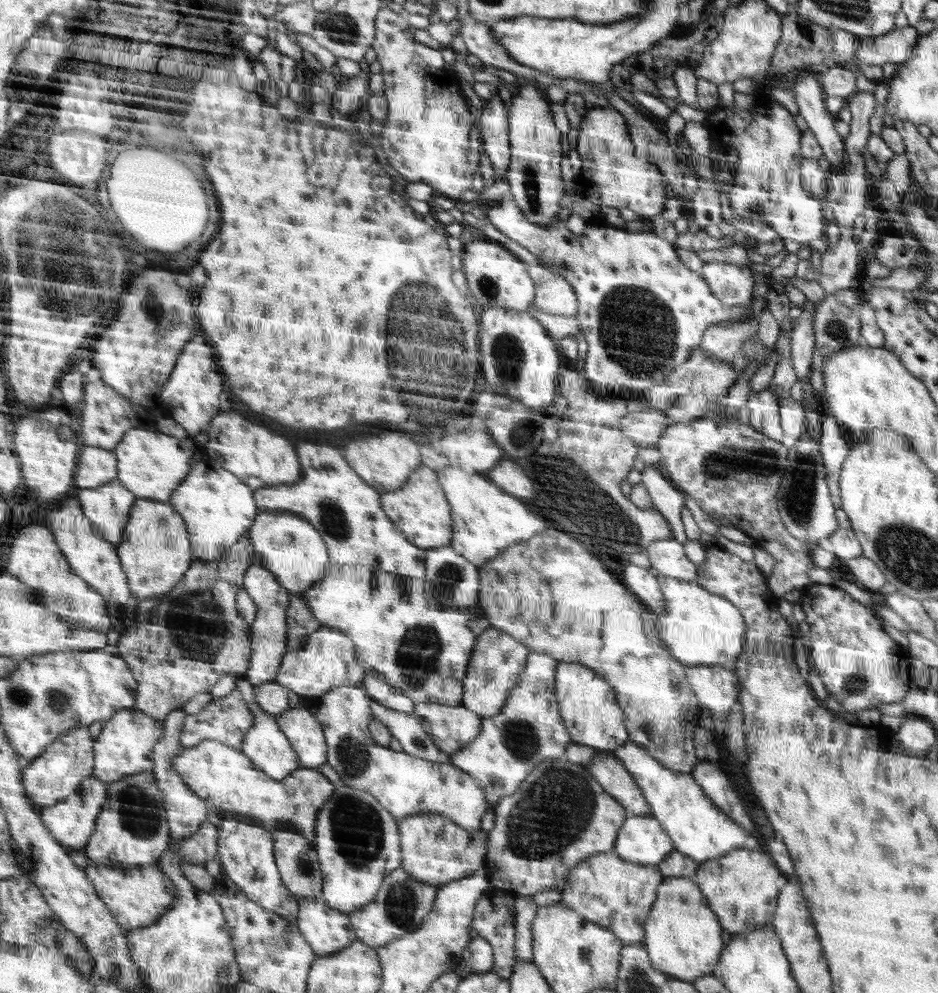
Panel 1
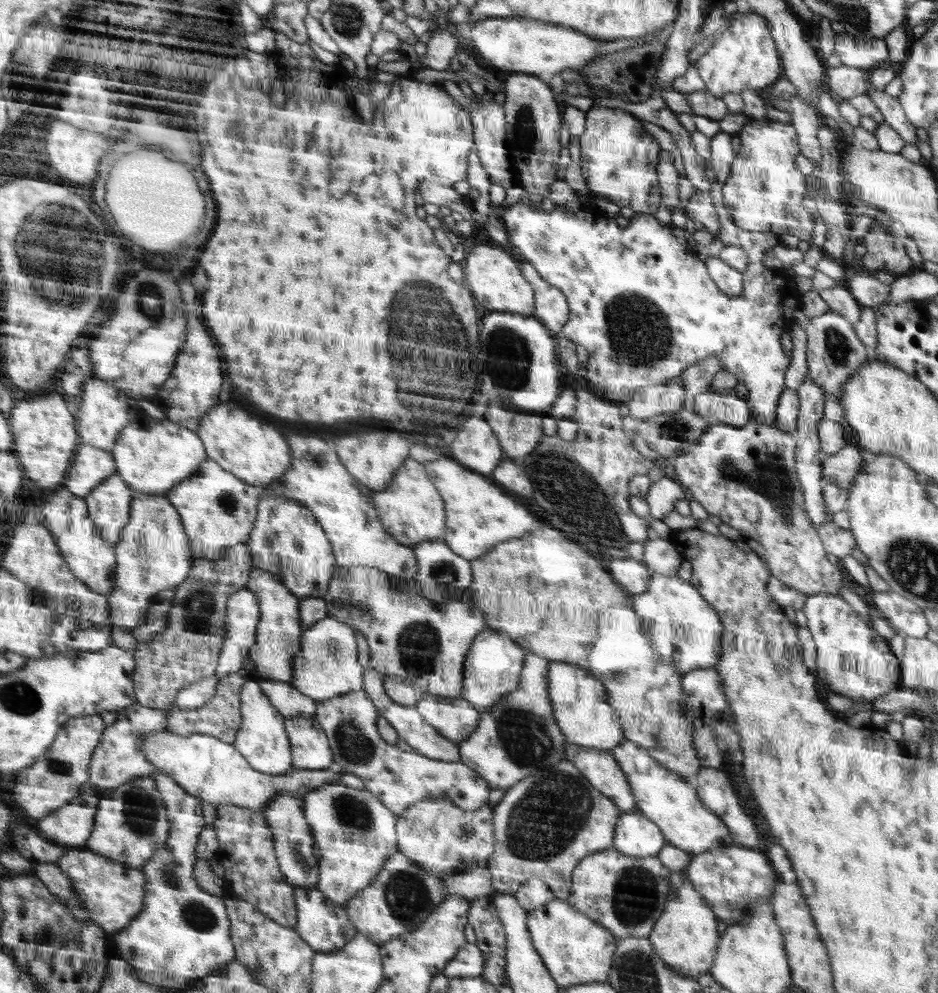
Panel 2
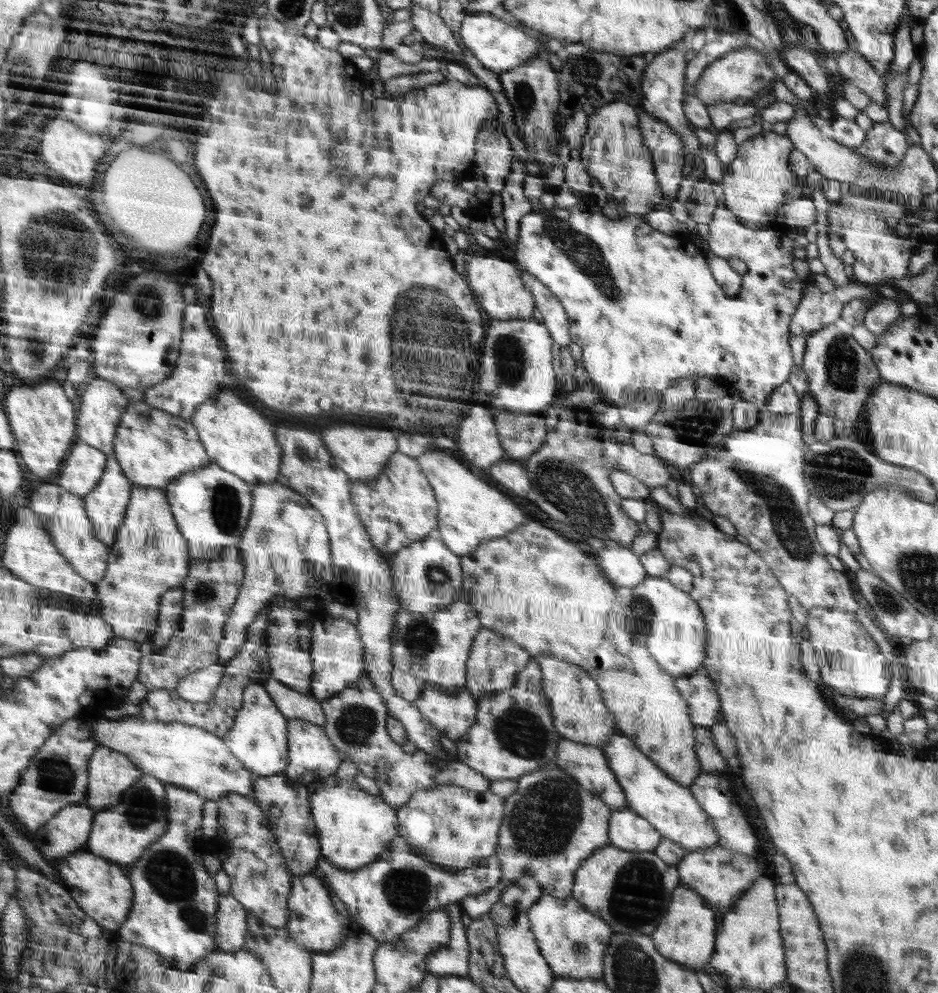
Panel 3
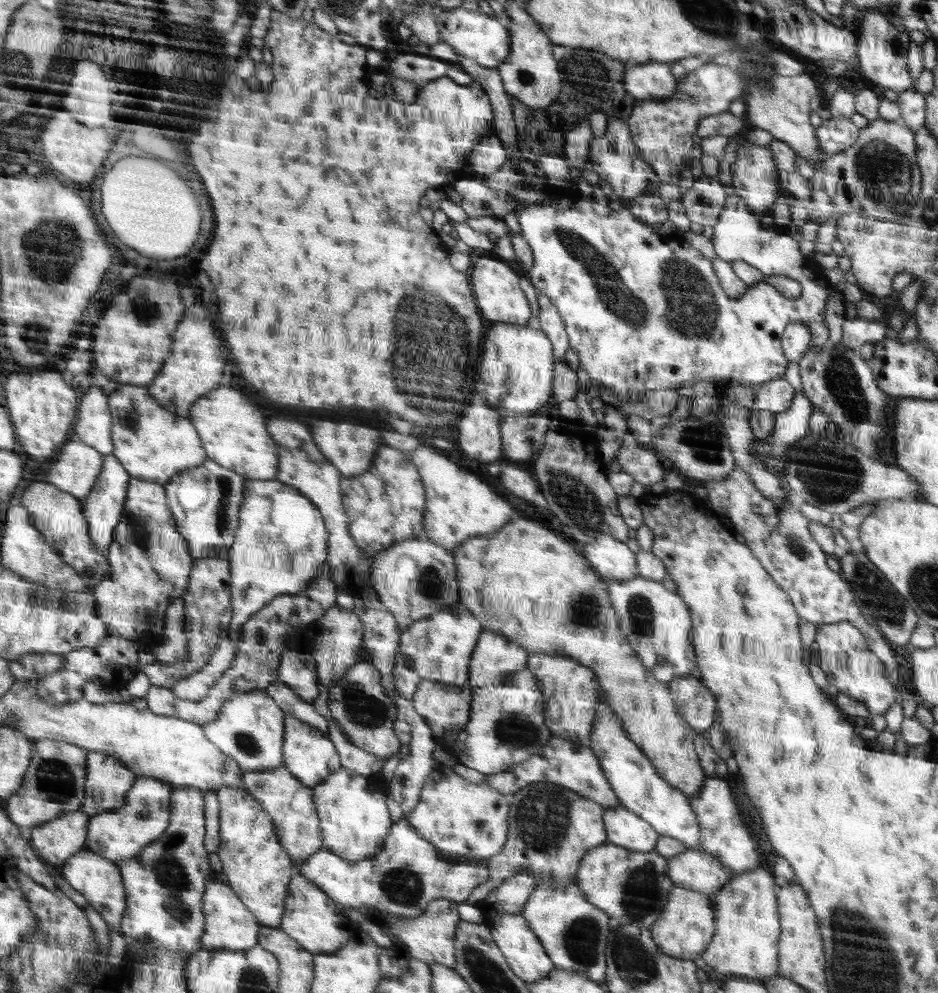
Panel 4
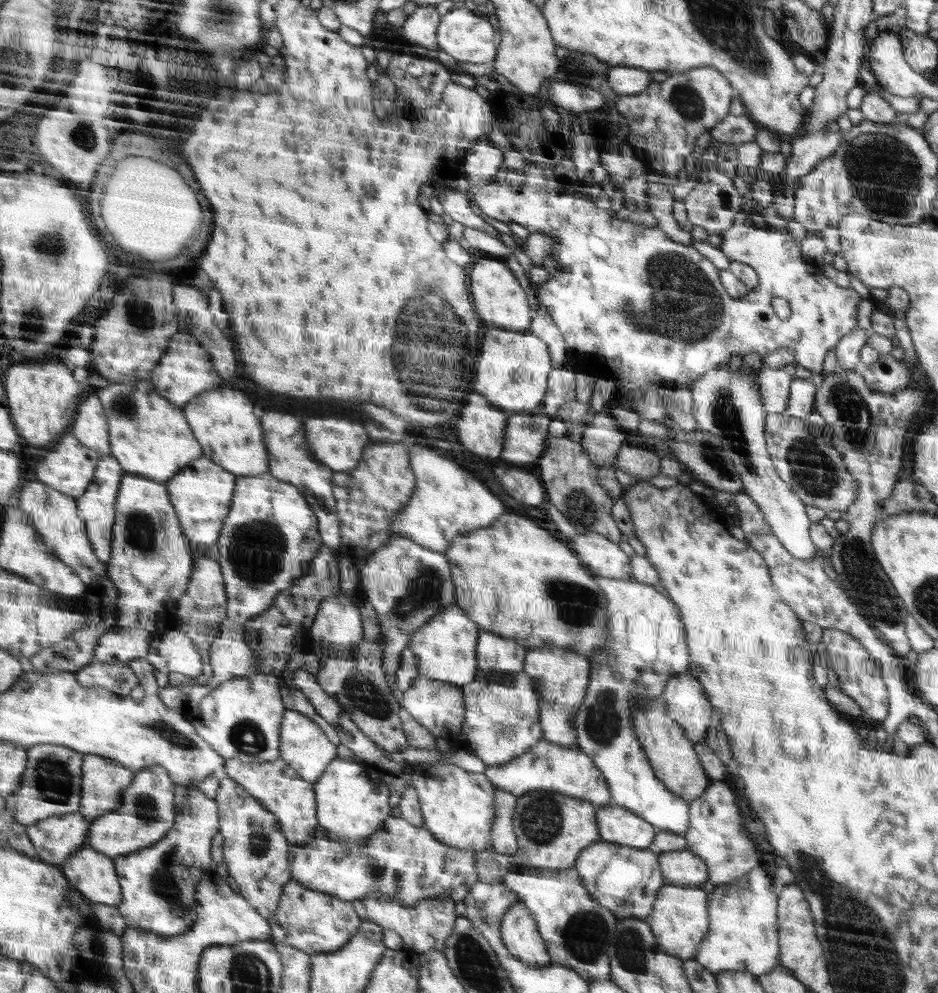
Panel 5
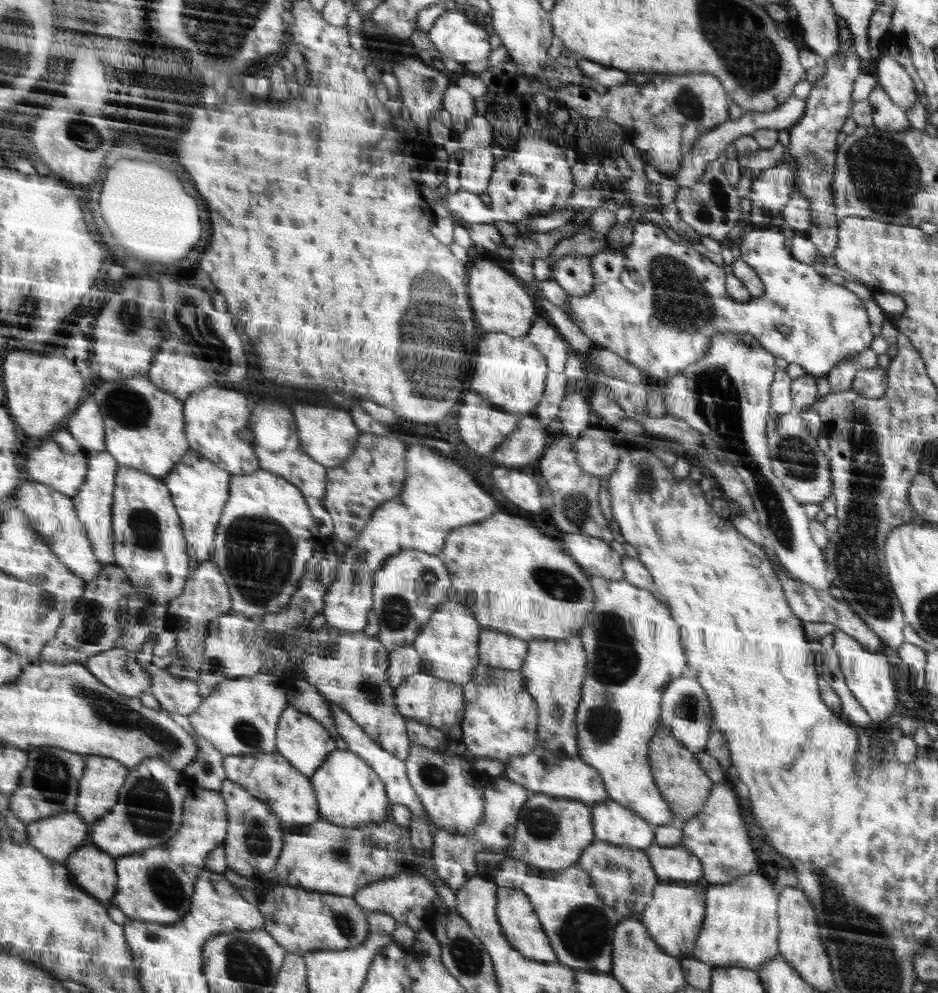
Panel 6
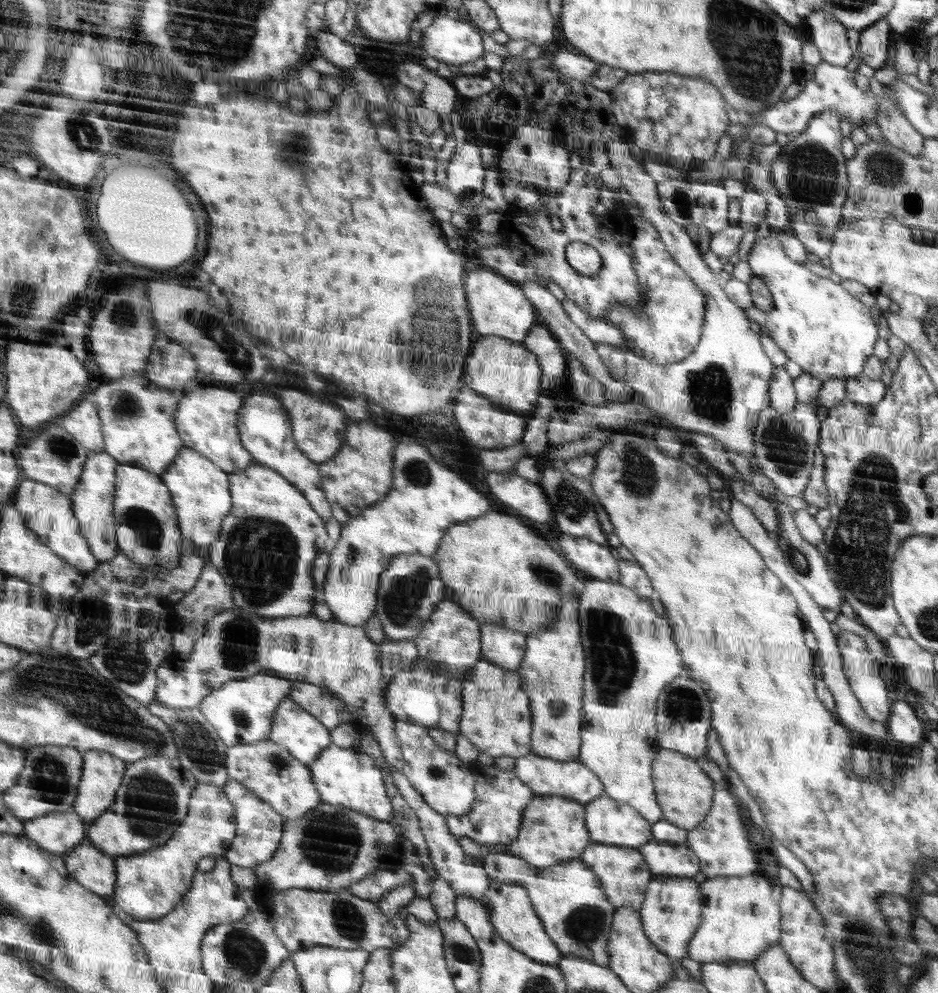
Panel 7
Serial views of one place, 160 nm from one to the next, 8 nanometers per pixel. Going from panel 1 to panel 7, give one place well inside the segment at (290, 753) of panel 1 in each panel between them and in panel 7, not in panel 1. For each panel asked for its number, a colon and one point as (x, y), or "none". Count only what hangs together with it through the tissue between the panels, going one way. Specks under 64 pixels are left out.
2: (262, 738)
3: (258, 738)
4: (251, 728)
5: (242, 719)
6: (241, 716)
7: (242, 711)

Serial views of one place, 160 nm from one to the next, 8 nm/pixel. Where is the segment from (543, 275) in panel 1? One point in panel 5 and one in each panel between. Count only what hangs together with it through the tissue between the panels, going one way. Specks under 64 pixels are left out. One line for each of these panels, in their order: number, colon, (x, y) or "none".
2: (551, 303)
3: (552, 311)
4: (551, 322)
5: (543, 325)

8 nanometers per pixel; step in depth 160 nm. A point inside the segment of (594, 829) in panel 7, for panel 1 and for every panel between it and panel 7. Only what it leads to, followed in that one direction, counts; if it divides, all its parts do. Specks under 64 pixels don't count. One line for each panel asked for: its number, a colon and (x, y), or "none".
1: (643, 840)
2: (635, 835)
3: (630, 831)
4: (628, 829)
5: (617, 824)
6: (615, 823)

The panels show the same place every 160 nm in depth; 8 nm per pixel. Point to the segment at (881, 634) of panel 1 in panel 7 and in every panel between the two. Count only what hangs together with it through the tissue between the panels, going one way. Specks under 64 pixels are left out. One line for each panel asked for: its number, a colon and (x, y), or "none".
2: (853, 660)
3: (849, 660)
4: (849, 664)
5: (859, 674)
6: (867, 674)
7: (863, 670)

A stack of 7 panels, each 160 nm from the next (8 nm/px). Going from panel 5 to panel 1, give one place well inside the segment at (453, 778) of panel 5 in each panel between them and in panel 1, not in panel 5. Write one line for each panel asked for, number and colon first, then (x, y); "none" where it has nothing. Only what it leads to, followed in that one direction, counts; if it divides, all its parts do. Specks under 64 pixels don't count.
1: (436, 851)
2: (440, 837)
3: (449, 825)
4: (462, 819)

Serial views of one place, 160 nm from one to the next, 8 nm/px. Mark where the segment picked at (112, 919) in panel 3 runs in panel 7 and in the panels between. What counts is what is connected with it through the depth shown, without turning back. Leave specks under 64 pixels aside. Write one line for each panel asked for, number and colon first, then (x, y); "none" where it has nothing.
4: (99, 878)
5: (95, 874)
6: (98, 873)
7: (95, 869)

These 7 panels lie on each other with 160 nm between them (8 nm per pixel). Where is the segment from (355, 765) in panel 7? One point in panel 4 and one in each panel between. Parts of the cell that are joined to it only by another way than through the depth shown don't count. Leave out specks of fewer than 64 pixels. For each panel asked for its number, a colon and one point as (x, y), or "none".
4: (355, 822)
5: (353, 796)
6: (351, 793)

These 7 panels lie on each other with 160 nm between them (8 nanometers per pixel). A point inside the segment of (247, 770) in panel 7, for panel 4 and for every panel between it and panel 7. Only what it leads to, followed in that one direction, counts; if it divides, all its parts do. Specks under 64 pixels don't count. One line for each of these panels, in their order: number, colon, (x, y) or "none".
4: (288, 801)
5: (279, 788)
6: (270, 776)

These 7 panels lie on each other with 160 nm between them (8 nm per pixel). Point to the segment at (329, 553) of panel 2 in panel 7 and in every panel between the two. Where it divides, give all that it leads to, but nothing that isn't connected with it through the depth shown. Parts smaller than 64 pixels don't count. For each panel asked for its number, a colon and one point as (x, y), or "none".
3: (286, 551)
4: (282, 542)
5: (268, 541)
6: (266, 536)
7: (269, 543)

